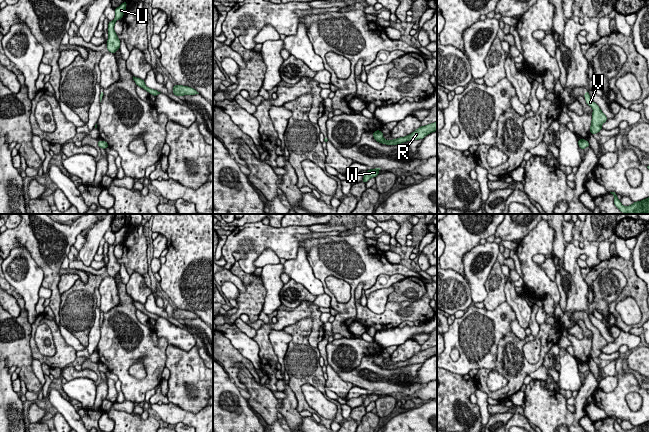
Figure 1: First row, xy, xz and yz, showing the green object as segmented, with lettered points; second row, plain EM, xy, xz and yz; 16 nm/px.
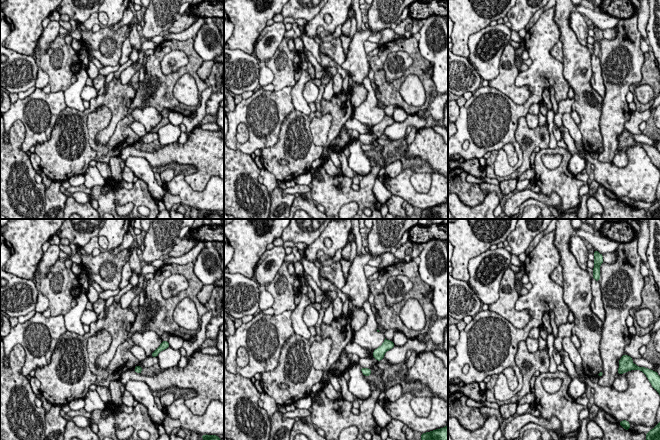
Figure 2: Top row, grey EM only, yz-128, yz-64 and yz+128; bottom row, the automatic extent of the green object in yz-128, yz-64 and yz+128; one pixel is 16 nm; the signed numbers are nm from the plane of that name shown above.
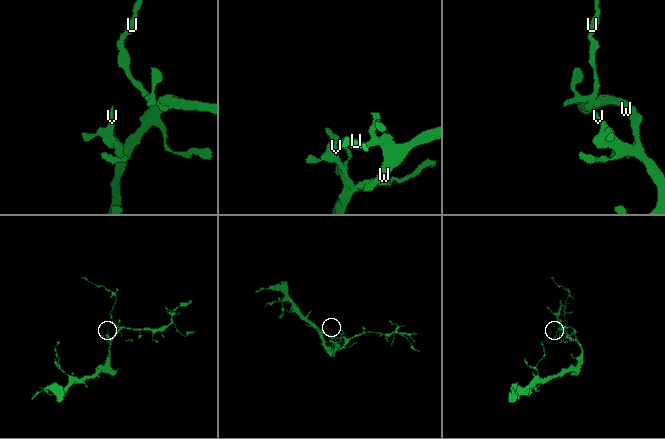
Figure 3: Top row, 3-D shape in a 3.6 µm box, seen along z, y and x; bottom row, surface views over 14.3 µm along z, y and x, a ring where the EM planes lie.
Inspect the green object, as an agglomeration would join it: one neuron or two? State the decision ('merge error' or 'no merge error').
no merge error

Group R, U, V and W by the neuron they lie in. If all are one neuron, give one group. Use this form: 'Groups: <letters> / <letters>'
Groups: R U V W

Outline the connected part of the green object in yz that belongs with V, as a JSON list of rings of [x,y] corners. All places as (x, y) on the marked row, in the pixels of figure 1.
[[[588,91],[585,92],[584,94],[586,103],[592,107],[593,109],[593,113],[592,113],[592,121],[591,121],[591,127],[590,127],[590,133],[591,134],[595,134],[595,133],[599,133],[600,130],[602,130],[601,125],[607,121],[607,117],[606,115],[601,111],[601,109],[599,108],[599,106],[594,103],[591,99],[591,97],[589,96]]]

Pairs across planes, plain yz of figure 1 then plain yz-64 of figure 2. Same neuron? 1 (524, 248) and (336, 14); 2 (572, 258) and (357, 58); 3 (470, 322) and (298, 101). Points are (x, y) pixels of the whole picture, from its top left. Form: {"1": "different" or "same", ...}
{"1": "same", "2": "same", "3": "different"}

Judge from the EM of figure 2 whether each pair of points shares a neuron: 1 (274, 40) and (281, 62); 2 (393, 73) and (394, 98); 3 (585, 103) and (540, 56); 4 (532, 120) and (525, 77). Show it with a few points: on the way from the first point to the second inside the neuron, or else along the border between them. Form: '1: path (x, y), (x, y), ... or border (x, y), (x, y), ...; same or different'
1: border (284, 38), (275, 53), (264, 62); different
2: border (411, 64), (398, 78), (391, 81), (385, 79); different
3: border (562, 63), (563, 77), (569, 87); different
4: border (528, 111), (524, 116); different

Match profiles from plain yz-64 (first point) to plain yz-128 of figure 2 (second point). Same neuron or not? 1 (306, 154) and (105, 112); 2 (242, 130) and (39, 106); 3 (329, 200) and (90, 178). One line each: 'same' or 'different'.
1: different
2: different
3: different

